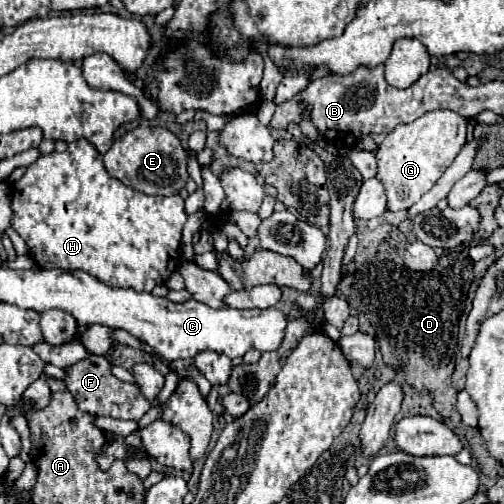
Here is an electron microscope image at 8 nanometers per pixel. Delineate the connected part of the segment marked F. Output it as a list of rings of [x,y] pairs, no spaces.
[[[89,355],[79,363],[65,369],[65,385],[69,393],[75,397],[81,411],[101,417],[115,417],[115,419],[133,419],[139,421],[149,409],[151,401],[147,401],[135,383],[123,383],[111,373],[111,363],[103,355]]]

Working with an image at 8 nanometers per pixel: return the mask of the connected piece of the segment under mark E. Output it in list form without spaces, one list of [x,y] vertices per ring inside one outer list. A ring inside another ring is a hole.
[[[135,127],[117,139],[103,155],[105,169],[113,177],[143,191],[145,195],[177,195],[189,179],[187,159],[189,155],[181,141],[165,127]]]

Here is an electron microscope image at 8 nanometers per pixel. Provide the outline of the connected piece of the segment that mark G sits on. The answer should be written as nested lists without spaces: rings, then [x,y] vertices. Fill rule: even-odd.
[[[429,111],[407,125],[397,125],[377,149],[377,179],[387,193],[387,211],[405,211],[427,193],[465,145],[467,119],[455,111]]]

